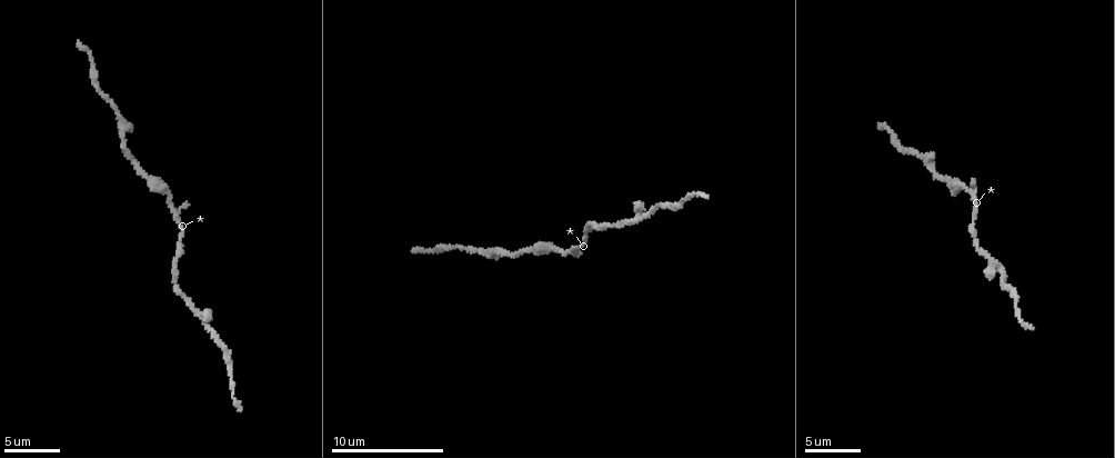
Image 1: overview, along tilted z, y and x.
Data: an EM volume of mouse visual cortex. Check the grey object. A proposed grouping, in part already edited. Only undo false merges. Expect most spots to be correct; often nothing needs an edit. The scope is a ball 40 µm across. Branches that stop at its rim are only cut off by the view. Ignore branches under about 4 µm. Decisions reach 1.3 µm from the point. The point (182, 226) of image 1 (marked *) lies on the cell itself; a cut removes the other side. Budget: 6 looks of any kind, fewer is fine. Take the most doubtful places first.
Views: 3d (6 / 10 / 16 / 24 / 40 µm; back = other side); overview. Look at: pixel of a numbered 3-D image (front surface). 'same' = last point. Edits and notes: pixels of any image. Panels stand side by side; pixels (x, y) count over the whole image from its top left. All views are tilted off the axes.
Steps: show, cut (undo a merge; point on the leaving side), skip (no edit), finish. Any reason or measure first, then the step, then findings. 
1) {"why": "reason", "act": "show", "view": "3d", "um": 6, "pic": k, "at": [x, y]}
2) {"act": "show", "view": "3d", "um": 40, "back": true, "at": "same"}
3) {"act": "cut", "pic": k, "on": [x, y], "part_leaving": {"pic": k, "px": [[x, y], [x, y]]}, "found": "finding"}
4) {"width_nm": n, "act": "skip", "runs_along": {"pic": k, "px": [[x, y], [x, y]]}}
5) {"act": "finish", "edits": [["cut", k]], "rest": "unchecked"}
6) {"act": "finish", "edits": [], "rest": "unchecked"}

{"why": "sudden change in width", "act": "show", "view": "3d", "um": 10, "pic": 1, "at": [922, 156]}

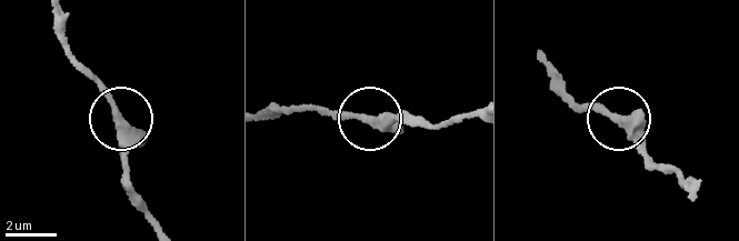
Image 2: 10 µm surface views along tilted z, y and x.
{"width_nm": 310, "act": "skip", "found": "continuous, no second cell"}

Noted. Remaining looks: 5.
{"why": "thick turns thin", "act": "show", "view": "3d", "um": 10, "pic": 1, "at": [530, 250]}

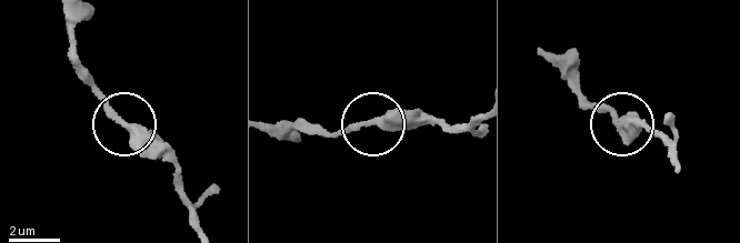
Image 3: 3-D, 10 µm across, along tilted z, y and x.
{"why": "other side", "act": "show", "view": "3d", "um": 10, "back": true, "pic": 3, "at": [376, 121]}

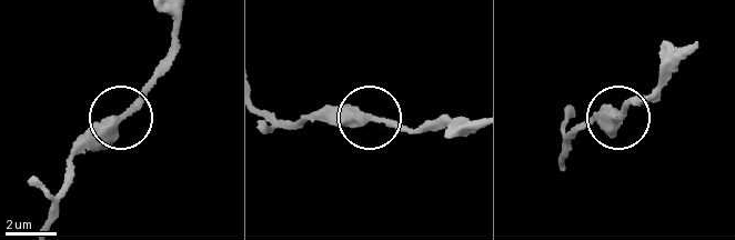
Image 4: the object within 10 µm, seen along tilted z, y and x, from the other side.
{"act": "skip", "found": "one cell here"}

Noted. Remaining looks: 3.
{"why": "thick turns thin", "act": "show", "view": "3d", "um": 16, "pic": 1, "at": [221, 344]}

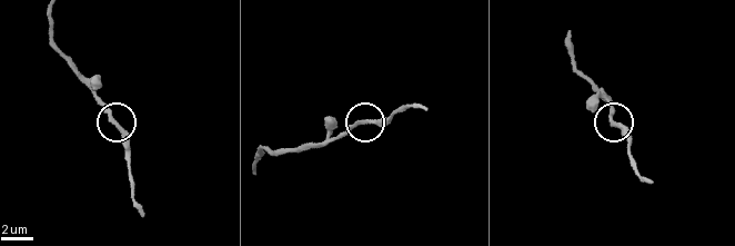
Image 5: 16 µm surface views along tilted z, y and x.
{"act": "show", "view": "3d", "um": 6, "pic": 5, "at": [114, 125]}

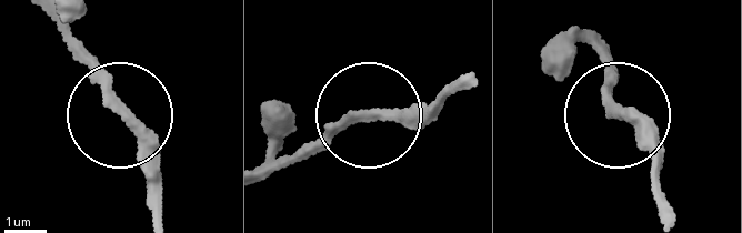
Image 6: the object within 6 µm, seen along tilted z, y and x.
{"act": "skip", "runs_along": {"pic": 6, "px": [[263, 163], [342, 119], [441, 103]]}, "found": "continuous, no second cell"}

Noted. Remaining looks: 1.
{"act": "finish", "edits": [], "rest": "unchecked"}

